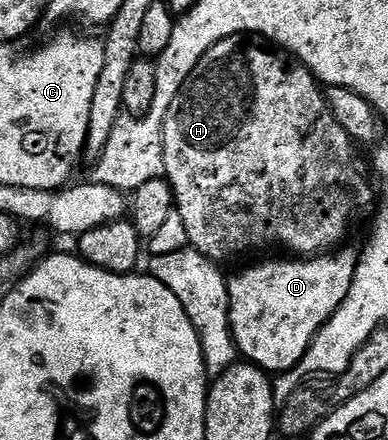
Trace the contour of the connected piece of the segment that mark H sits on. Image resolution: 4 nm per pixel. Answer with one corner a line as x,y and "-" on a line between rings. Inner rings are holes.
240,35
226,37
217,42
203,56
201,63
192,71
191,78
183,85
180,93
168,107
163,125
163,155
166,180
171,182
175,192
177,216
184,220
188,231
190,248
210,258
215,263
227,261
230,257
243,257
254,249
267,249
270,245
280,245
291,255
319,255
324,251
335,251
344,244
343,236
355,217
355,205
363,205
371,197
371,185
363,174
363,165
355,158
356,142
335,118
335,112
327,101
324,86
302,61
290,53
276,47
266,37

